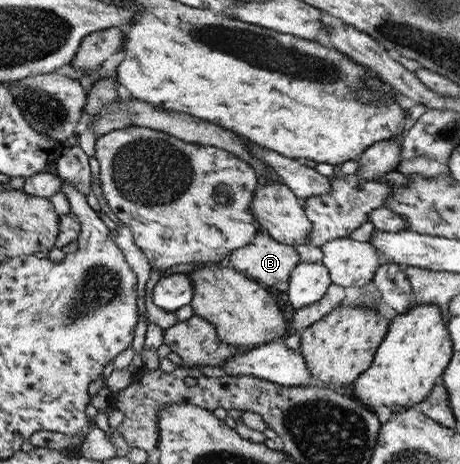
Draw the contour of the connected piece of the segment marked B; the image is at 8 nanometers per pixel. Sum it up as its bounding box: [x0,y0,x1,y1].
[225,231,300,291]

